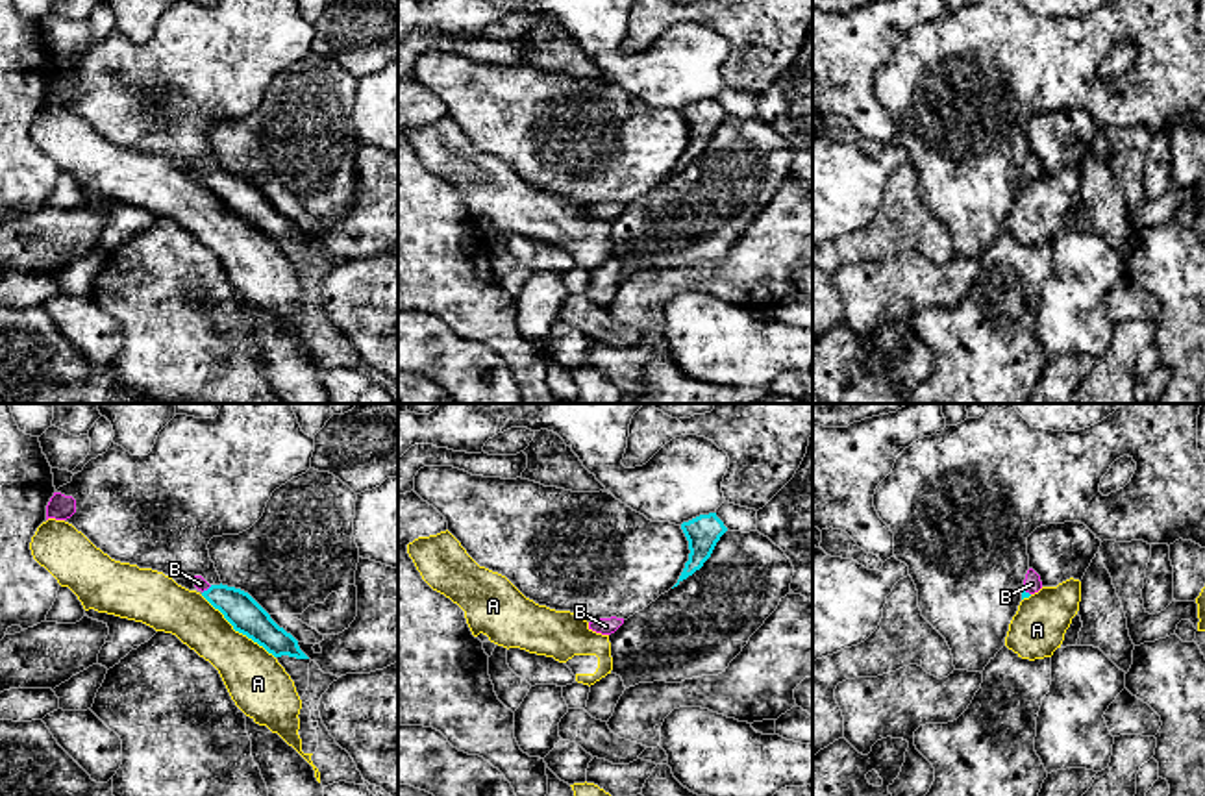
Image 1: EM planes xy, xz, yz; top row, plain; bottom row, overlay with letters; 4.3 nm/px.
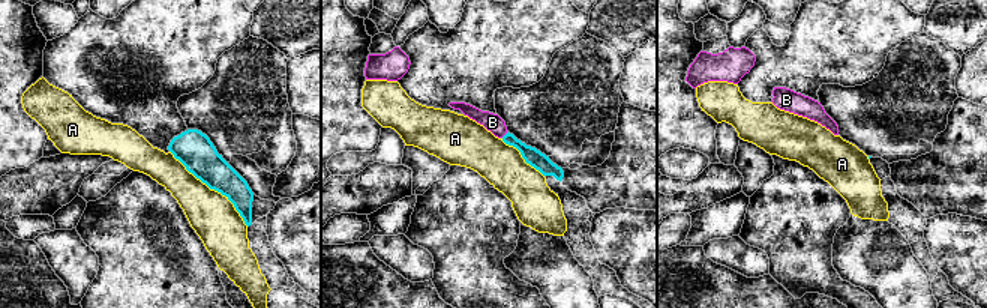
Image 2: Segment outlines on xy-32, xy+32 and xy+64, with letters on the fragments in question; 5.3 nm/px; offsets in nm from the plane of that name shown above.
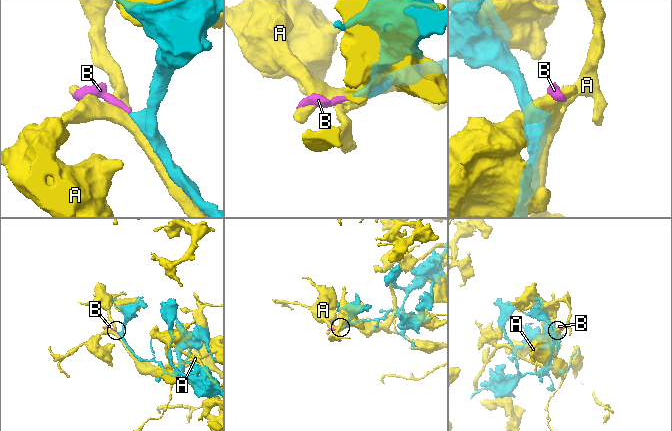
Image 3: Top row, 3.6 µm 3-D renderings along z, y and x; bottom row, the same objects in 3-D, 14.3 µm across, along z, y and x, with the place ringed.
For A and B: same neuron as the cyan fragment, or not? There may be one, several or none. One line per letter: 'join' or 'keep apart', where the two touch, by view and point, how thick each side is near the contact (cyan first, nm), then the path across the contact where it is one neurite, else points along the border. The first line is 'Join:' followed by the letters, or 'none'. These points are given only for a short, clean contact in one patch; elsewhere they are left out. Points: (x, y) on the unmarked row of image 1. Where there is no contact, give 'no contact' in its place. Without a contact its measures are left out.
Join: B
A: keep apart; meets cyan in xy at (237, 215); 150 nm thick on the cyan side, 260 nm on the other
B: join; meets cyan in xy at (208, 174); 150 nm thick on the cyan side, 60 nm on the other; runs through xy (247, 202), (232, 187), (208, 174), (200, 169)

